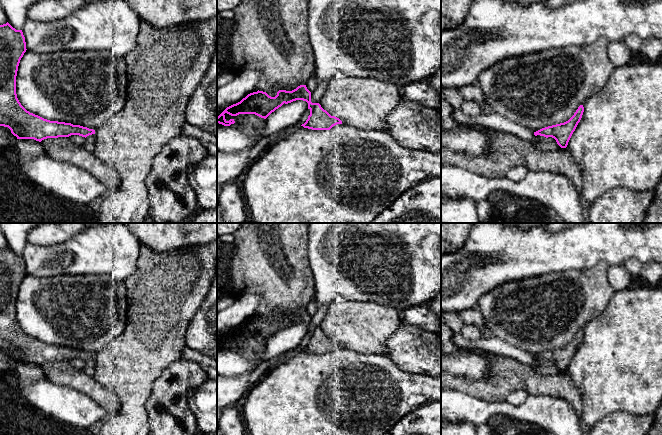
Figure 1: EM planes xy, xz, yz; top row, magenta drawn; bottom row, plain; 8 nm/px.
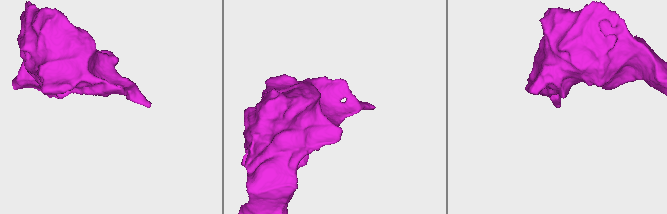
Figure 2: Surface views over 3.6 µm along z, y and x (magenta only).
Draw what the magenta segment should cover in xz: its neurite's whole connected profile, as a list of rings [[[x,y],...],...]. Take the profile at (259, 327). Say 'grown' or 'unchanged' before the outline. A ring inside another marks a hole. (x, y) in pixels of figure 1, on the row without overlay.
unchanged; [[[300,309],[292,315],[279,314],[275,321],[271,321],[266,316],[259,314],[250,317],[240,326],[227,331],[217,341],[217,347],[224,350],[230,350],[235,347],[234,343],[227,345],[225,343],[225,337],[231,340],[255,338],[266,343],[284,327],[288,328],[296,324],[303,324],[308,327],[310,339],[306,346],[301,349],[304,352],[312,354],[330,354],[333,350],[342,348],[342,345],[339,342],[331,340],[319,327],[311,326],[311,316],[307,313],[306,309]]]

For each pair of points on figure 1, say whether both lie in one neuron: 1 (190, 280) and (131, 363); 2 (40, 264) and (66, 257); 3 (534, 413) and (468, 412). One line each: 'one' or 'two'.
1: one
2: one
3: one

